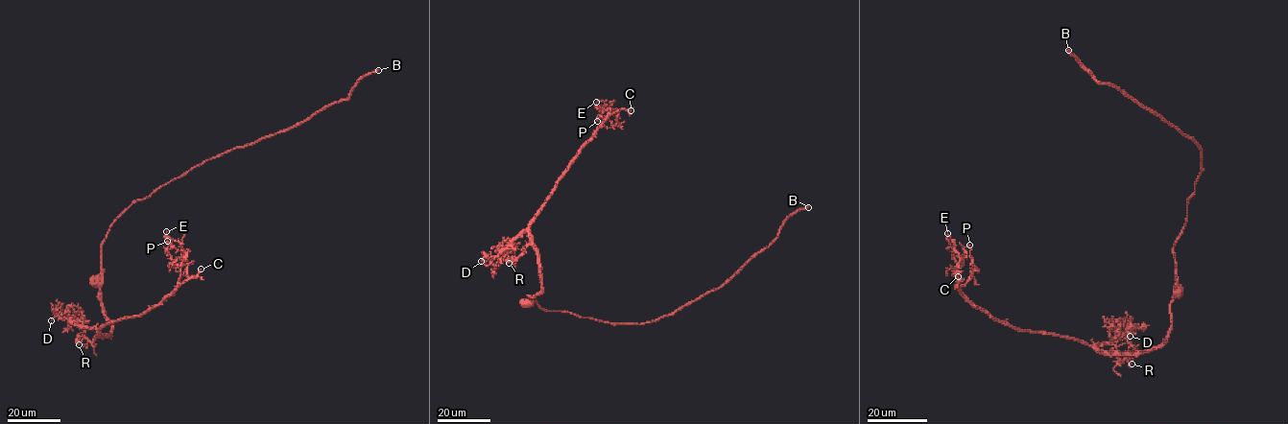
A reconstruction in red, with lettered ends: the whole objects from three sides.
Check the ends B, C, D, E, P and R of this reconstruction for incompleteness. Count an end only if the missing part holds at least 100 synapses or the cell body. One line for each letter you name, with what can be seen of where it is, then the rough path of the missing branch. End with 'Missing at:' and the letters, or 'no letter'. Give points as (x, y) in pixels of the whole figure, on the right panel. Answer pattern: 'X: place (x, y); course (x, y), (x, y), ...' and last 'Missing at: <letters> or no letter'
B: place (1068, 50); course (1068, 50), (1028, 51), (1017, 46), (1003, 46), (988, 37), (971, 44), (958, 57), (943, 55), (937, 58)
Missing at: B

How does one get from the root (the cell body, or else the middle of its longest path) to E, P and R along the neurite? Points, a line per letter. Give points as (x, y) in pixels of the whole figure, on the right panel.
E: (1179, 291), (1161, 344), (1102, 352), (1071, 339), (1018, 331), (978, 309), (957, 282), (960, 257), (947, 233)
P: (1179, 291), (1161, 344), (1102, 352), (1018, 331), (977, 309), (959, 290), (975, 267), (963, 248), (969, 245)
R: (1179, 291), (1171, 304), (1172, 328), (1161, 344), (1136, 352), (1110, 353), (1121, 360), (1126, 353), (1132, 364)

